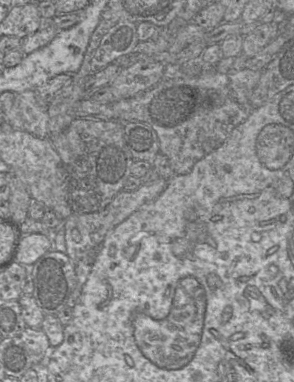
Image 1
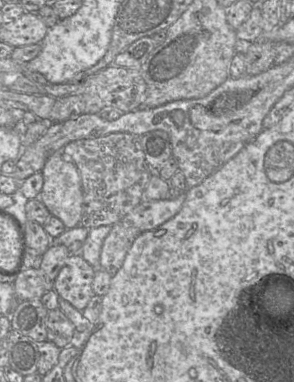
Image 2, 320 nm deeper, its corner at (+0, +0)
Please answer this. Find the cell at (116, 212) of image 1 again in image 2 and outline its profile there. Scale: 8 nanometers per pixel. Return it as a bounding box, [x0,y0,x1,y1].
[100,191,186,274]

